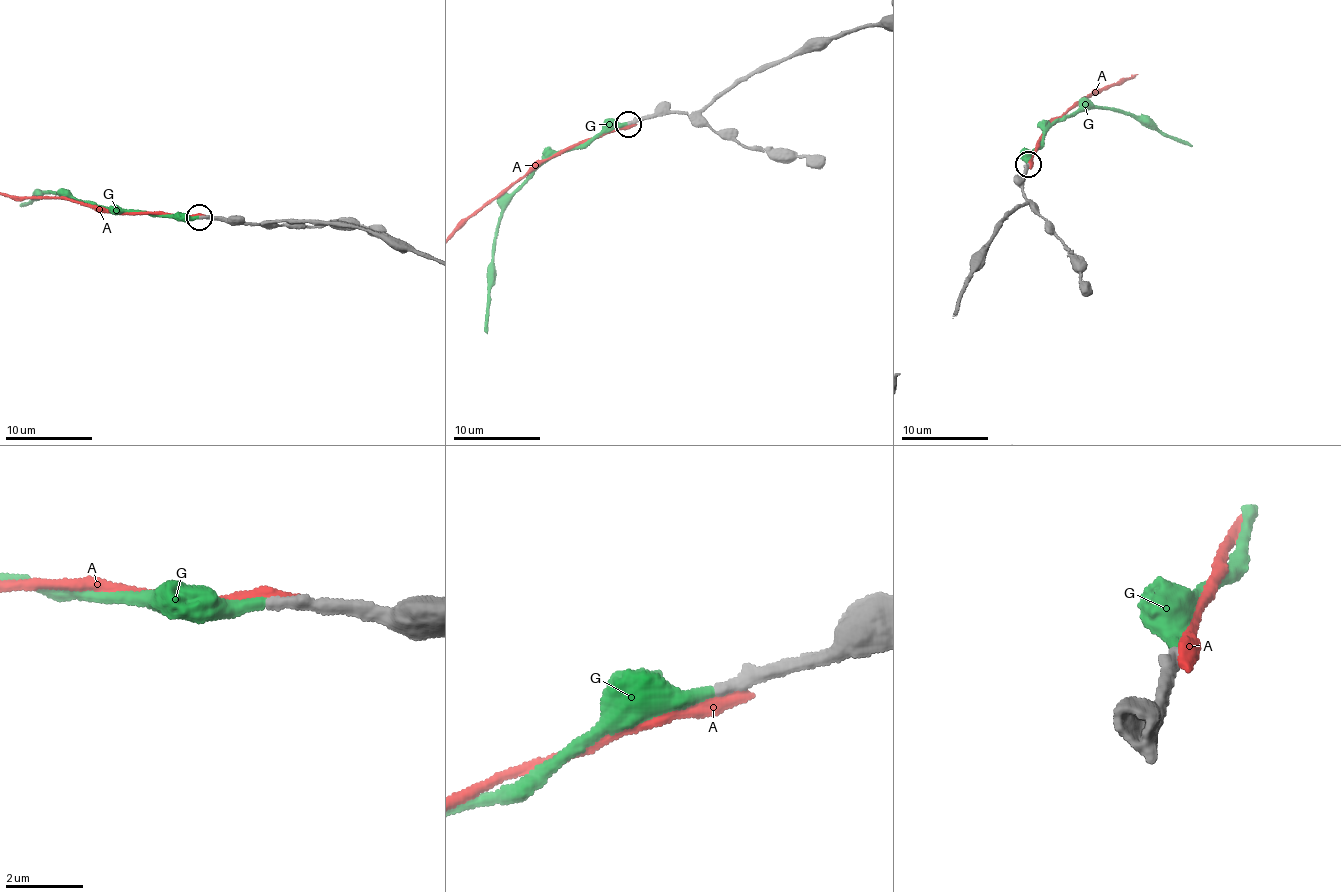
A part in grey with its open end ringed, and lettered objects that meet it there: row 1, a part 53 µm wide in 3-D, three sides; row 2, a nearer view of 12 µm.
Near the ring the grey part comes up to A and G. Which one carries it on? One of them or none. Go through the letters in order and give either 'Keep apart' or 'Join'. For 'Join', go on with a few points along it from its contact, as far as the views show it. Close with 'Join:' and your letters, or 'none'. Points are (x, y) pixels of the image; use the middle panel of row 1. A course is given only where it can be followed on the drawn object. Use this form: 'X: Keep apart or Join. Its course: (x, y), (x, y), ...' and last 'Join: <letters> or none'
A: Keep apart
G: Join. Its course: (628, 124), (600, 130), (584, 143), (556, 151), (513, 194), (492, 257), (495, 282), (489, 291), (486, 333)
Join: G

